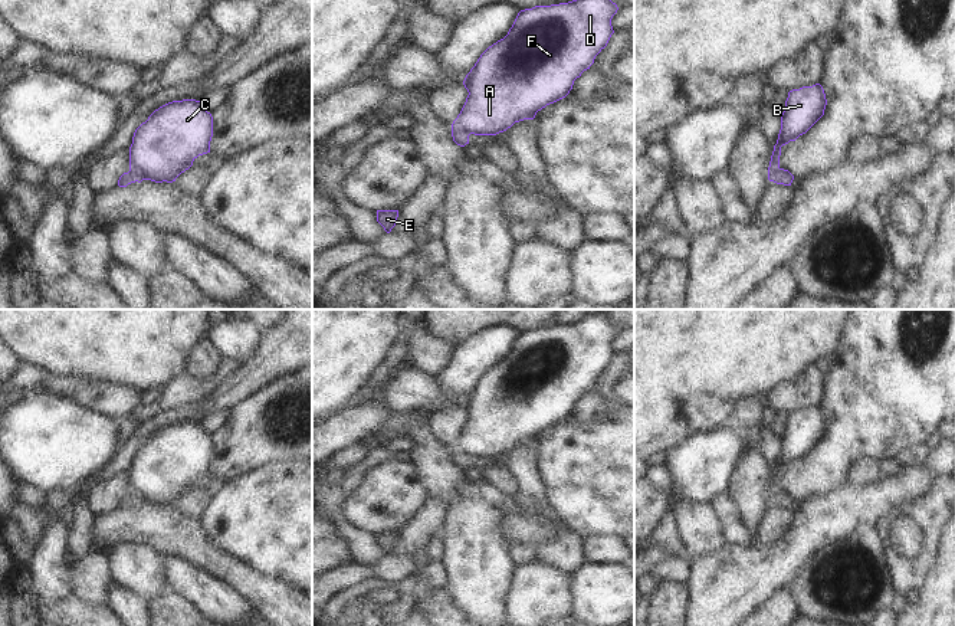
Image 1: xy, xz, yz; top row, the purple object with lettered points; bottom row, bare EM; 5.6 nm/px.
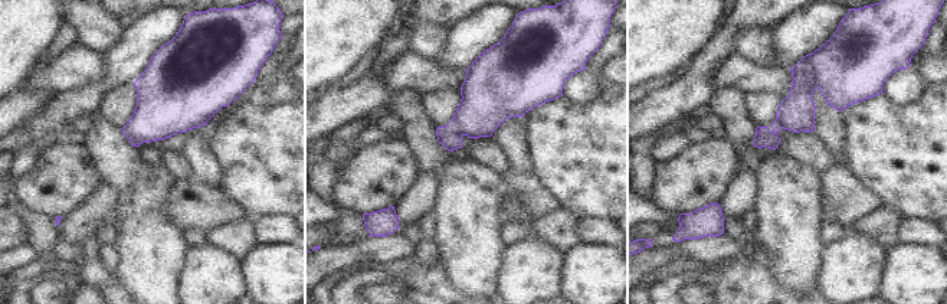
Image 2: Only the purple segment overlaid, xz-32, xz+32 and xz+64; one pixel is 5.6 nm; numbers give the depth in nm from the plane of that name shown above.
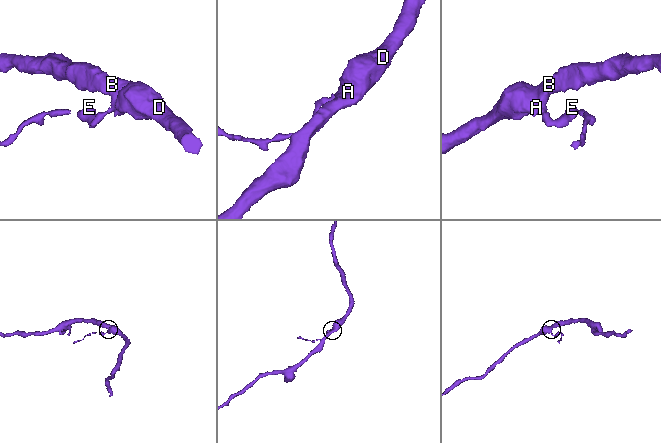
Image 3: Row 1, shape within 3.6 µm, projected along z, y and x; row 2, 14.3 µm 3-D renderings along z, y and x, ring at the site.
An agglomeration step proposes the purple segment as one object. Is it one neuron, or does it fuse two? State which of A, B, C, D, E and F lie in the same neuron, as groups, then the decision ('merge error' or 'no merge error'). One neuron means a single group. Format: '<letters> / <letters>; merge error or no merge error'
A B C D F / E; merge error

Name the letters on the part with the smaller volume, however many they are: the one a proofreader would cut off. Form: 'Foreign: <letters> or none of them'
Foreign: E

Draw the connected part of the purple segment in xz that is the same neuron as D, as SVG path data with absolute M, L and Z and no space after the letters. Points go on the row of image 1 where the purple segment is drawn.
M572 0L521 10L508 35L489 46L466 75L463 85L469 95L452 128L467 135L496 135L515 122L534 119L538 111L565 98L574 81L590 69L595 56L607 46L614 33L611 19L617 10L611 0Z

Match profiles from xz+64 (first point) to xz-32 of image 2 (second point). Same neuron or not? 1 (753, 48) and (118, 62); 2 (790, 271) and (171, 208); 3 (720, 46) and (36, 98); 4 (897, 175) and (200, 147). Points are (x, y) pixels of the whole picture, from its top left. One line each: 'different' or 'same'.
1: different
2: different
3: same
4: different

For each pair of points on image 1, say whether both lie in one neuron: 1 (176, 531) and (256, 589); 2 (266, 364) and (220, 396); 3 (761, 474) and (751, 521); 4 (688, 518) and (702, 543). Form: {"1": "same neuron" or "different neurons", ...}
{"1": "same neuron", "2": "same neuron", "3": "same neuron", "4": "same neuron"}

